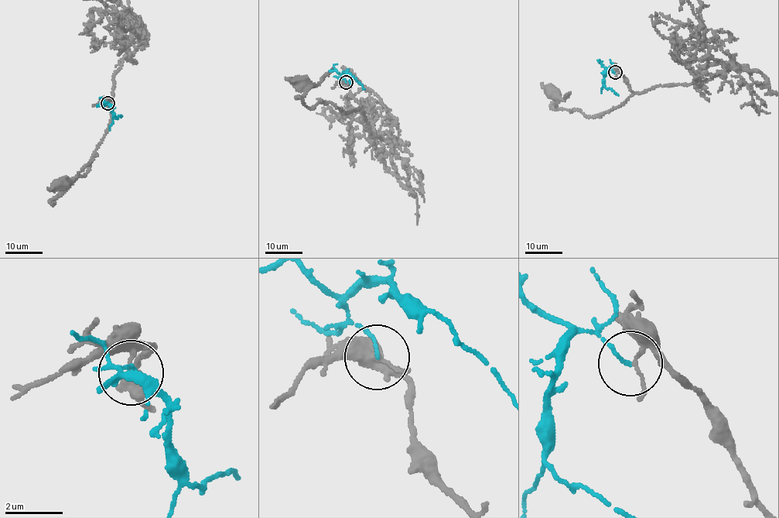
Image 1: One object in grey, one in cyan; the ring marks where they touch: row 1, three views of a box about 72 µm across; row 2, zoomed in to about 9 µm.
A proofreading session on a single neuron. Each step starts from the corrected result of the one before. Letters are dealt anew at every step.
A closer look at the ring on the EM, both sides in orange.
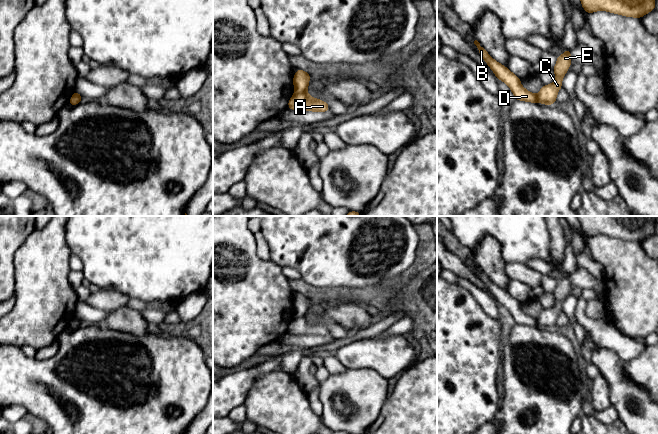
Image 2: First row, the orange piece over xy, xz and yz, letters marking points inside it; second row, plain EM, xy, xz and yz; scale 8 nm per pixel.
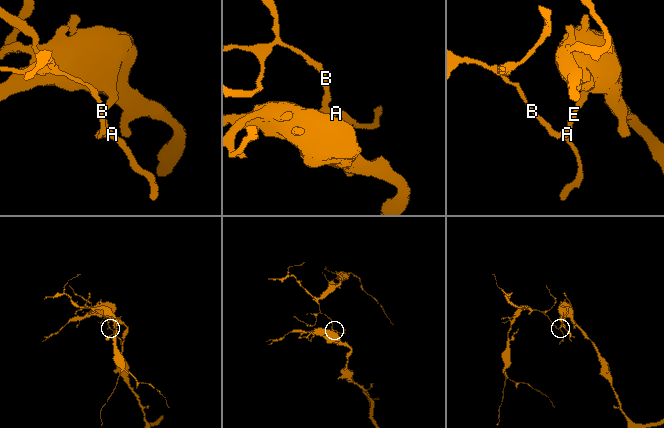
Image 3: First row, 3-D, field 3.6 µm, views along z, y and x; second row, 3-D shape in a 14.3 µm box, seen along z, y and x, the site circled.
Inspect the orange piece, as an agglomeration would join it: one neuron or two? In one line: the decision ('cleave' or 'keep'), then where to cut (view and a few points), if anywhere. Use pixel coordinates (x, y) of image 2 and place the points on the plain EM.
cleave | xz (306, 315), (294, 318)

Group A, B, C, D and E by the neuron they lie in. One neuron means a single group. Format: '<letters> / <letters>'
A C E / B D

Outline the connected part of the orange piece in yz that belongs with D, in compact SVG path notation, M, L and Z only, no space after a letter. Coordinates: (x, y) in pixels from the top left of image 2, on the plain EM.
M475 264L474 268L479 274L480 280L486 285L487 289L494 296L496 302L508 309L516 324L538 327L537 319L525 313L520 306L520 302L512 297L506 290L494 284L488 276Z

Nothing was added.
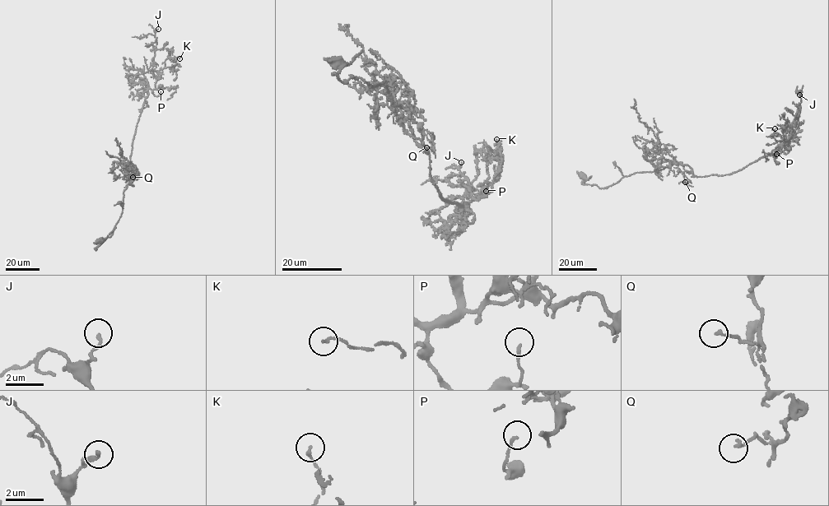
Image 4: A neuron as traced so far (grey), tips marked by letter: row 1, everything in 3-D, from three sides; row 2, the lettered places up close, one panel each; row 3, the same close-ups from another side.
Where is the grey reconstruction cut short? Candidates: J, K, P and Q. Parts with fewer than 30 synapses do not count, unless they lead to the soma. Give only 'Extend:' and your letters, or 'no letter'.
Extend: no letter

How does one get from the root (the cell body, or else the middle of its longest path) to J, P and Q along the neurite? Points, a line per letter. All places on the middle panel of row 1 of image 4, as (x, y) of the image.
J: (337, 64), (342, 82), (384, 82), (440, 197), (467, 205), (480, 197), (468, 198), (461, 162)
P: (337, 64), (332, 74), (342, 82), (383, 81), (391, 103), (409, 112), (441, 199), (467, 205), (486, 191)
Q: (337, 64), (342, 82), (384, 82), (391, 103), (409, 113), (414, 140), (430, 135), (426, 147)

